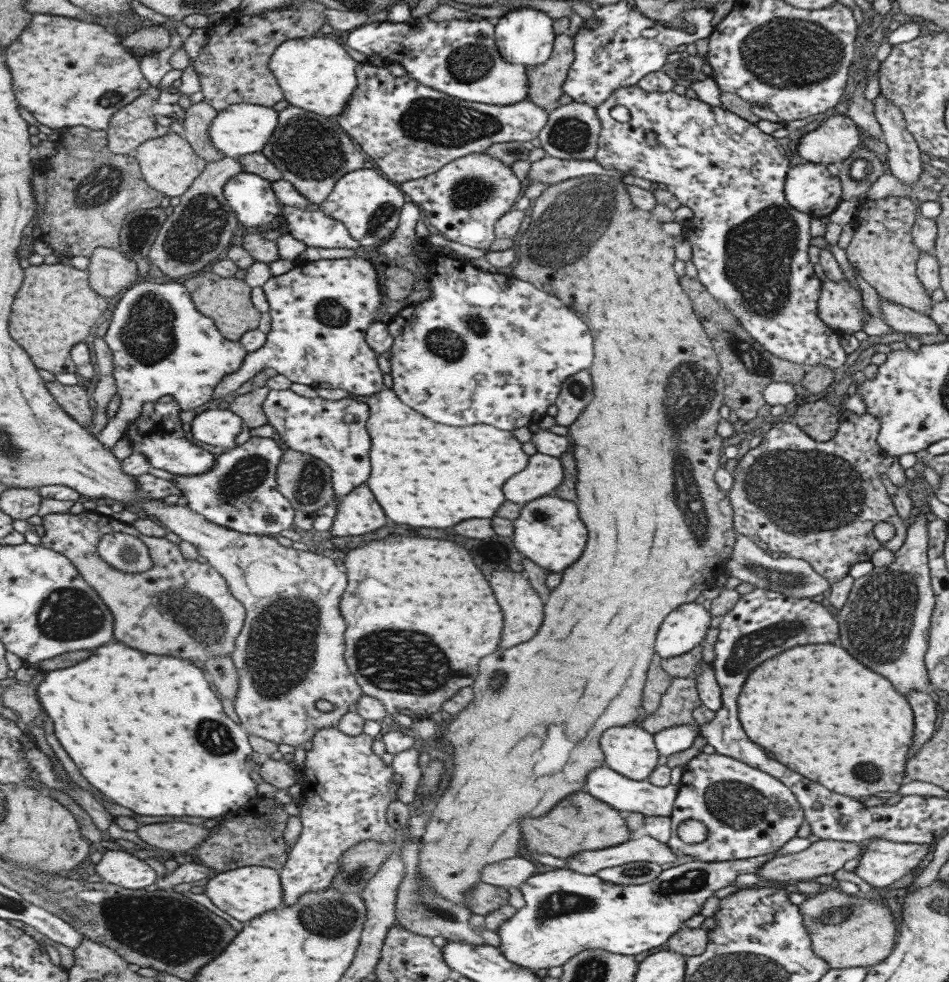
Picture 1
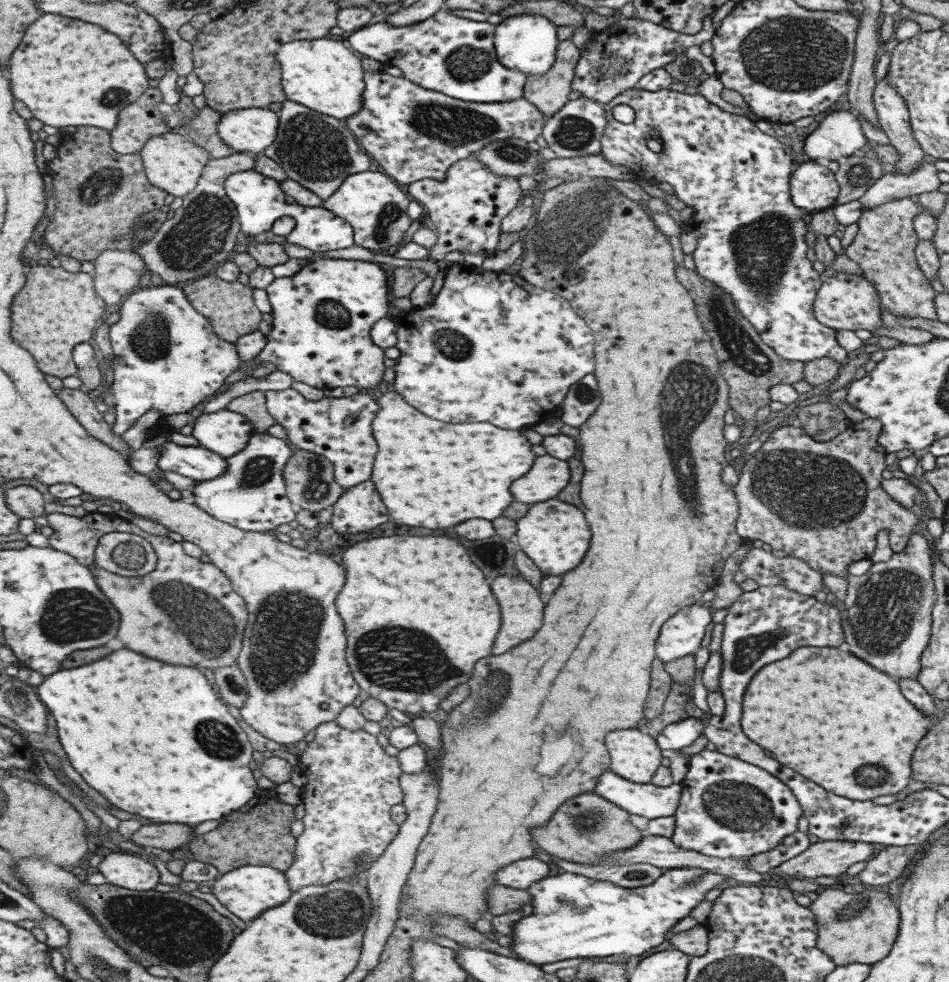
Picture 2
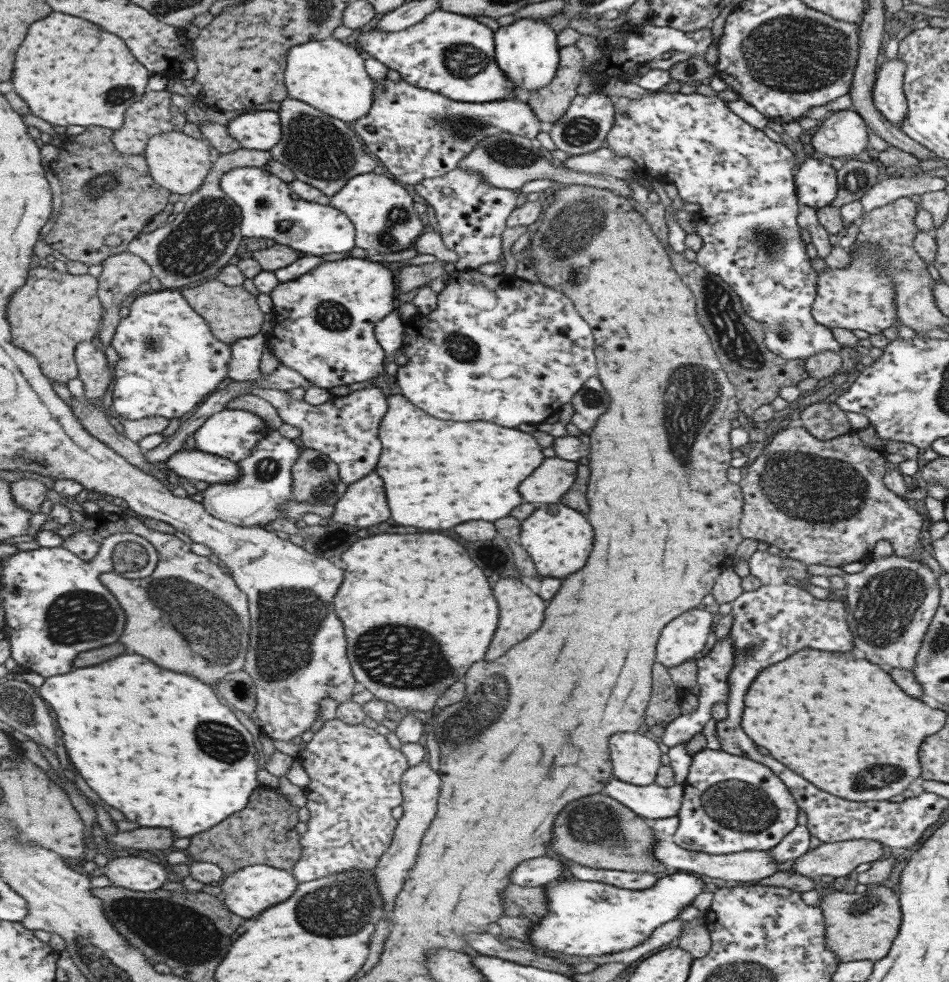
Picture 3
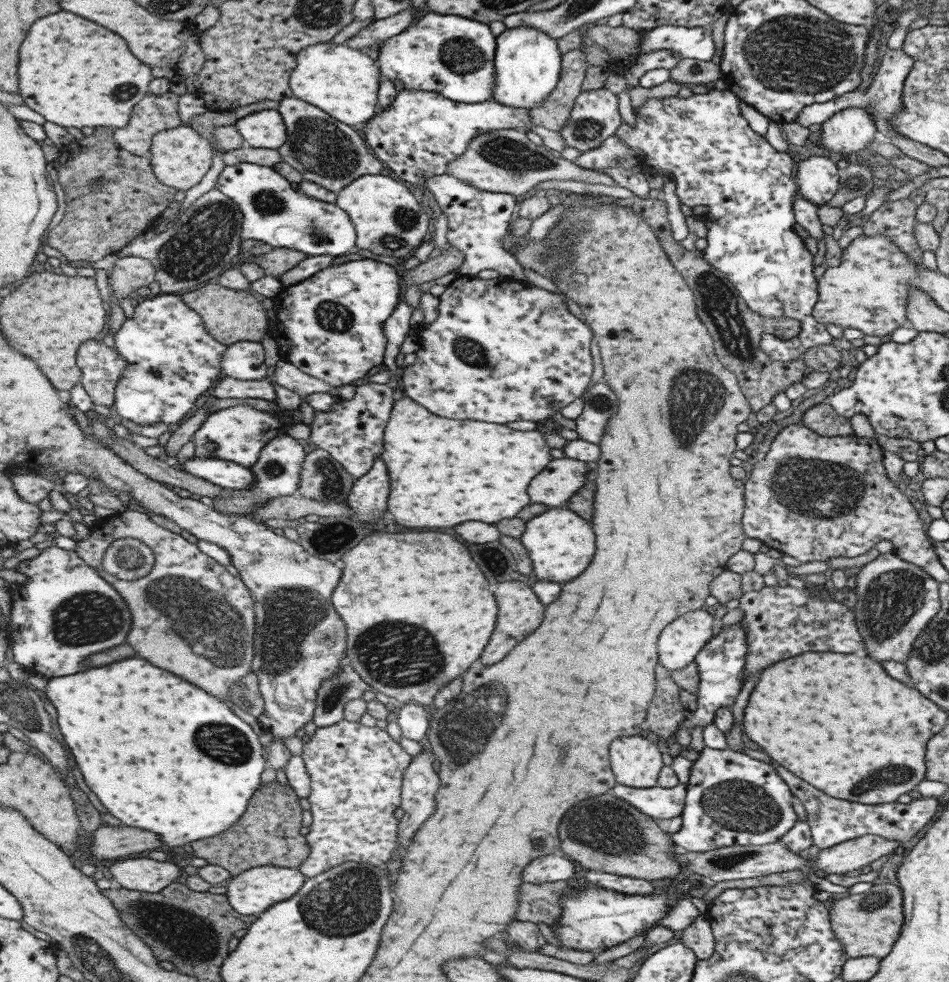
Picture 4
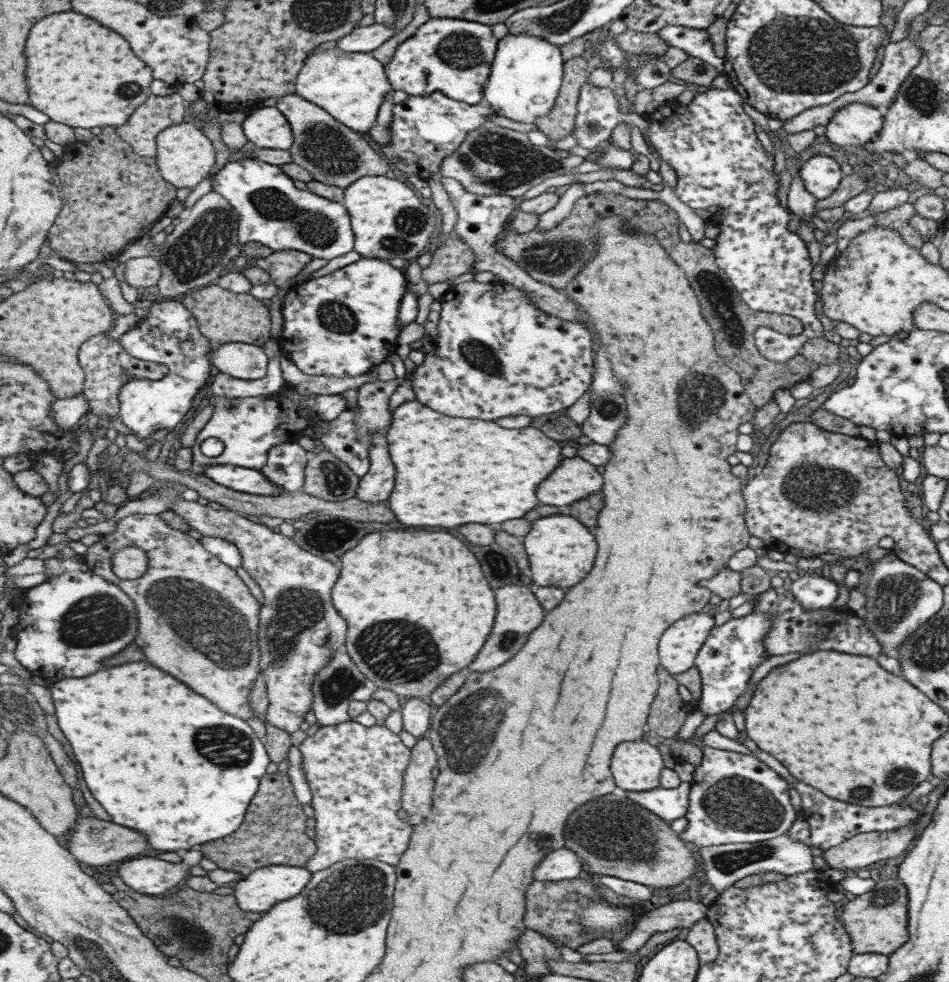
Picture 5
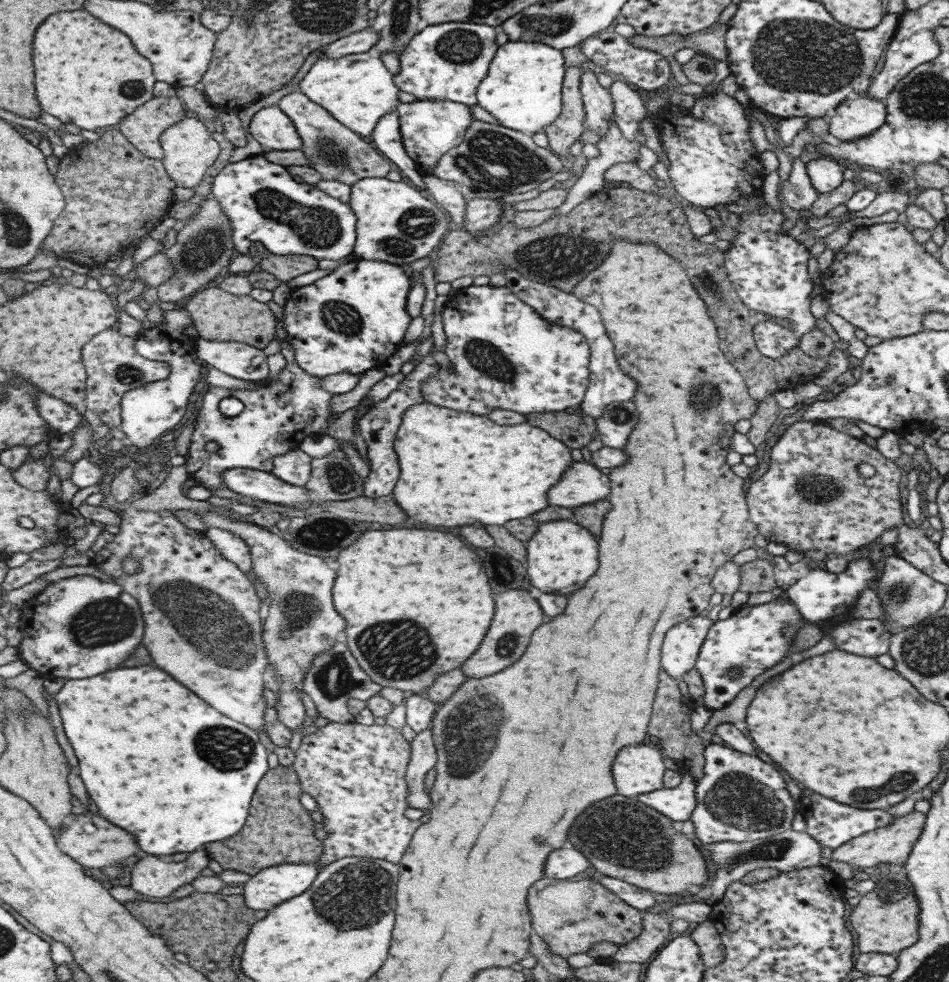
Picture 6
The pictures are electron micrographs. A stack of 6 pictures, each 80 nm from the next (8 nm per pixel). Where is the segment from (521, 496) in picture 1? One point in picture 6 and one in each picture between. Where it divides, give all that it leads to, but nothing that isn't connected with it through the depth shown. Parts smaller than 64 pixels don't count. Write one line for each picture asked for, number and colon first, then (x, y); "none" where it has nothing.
2: (547, 475)
3: (545, 484)
4: (560, 478)
5: (574, 478)
6: (582, 483)

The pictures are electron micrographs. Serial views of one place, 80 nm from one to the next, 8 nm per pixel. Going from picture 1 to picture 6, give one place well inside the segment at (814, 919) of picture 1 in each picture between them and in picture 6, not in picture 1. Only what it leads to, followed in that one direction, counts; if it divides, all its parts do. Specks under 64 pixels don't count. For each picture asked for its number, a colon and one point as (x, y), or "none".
2: (860, 928)
3: (858, 926)
4: (867, 924)
5: (876, 922)
6: (885, 919)

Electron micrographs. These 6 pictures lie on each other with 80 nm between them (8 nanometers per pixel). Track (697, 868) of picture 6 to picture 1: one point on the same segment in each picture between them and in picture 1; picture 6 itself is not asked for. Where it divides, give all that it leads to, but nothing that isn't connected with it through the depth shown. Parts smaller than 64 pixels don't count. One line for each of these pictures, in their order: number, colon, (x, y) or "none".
1: (578, 823)
2: (585, 830)
3: (596, 831)
4: (604, 833)
5: (615, 837)

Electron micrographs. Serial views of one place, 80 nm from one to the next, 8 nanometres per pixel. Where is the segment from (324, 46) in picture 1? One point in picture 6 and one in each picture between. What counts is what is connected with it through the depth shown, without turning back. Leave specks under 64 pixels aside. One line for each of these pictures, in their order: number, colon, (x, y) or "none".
2: (322, 74)
3: (329, 75)
4: (341, 81)
5: (350, 86)
6: (356, 90)

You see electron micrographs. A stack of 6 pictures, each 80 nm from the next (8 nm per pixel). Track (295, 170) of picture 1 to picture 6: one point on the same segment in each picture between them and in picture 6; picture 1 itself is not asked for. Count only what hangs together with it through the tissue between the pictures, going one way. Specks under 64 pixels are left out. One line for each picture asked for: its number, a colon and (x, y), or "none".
2: (318, 152)
3: (324, 152)
4: (323, 150)
5: (331, 153)
6: (337, 154)

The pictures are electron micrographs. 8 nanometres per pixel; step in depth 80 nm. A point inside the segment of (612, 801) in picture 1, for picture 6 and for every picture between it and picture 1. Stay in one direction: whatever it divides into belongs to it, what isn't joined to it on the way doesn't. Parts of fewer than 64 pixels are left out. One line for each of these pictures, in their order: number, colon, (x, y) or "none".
2: (648, 800)
3: (651, 801)
4: (659, 803)
5: (668, 804)
6: (676, 803)

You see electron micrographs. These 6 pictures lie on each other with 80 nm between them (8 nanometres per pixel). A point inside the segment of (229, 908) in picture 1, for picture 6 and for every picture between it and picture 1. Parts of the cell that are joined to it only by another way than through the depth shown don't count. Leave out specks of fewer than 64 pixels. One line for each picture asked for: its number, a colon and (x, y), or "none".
2: (247, 891)
3: (246, 892)
4: (255, 889)
5: (260, 889)
6: (266, 888)

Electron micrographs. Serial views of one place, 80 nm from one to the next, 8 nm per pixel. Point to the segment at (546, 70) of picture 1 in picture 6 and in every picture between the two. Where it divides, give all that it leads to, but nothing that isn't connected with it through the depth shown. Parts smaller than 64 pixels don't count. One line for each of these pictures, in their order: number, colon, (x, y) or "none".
2: (548, 92)
3: (548, 103)
4: (553, 112)
5: (558, 123)
6: (566, 128)

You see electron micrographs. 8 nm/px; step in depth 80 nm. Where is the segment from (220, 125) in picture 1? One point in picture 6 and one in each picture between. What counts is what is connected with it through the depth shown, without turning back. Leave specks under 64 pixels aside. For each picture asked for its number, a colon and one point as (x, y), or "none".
2: (252, 129)
3: (260, 130)
4: (264, 129)
5: (265, 127)
6: (268, 126)

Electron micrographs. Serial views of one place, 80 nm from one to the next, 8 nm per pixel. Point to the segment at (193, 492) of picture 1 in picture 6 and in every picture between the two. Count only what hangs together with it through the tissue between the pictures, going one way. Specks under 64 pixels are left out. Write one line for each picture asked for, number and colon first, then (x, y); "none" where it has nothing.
2: (249, 494)
3: (254, 498)
4: (276, 471)
5: (284, 467)
6: (293, 468)

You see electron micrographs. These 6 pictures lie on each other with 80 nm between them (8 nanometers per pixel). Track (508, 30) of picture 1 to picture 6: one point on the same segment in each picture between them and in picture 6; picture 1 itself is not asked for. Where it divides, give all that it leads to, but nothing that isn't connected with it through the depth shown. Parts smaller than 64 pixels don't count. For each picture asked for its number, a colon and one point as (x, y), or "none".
2: (525, 42)
3: (526, 51)
4: (526, 62)
5: (525, 74)
6: (521, 89)

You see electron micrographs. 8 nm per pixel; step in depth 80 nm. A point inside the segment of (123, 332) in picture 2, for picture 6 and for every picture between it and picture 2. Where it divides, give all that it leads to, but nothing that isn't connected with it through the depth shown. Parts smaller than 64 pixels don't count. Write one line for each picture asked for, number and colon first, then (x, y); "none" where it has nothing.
3: (169, 360)
4: (173, 360)
5: (169, 335)
6: (147, 411)

